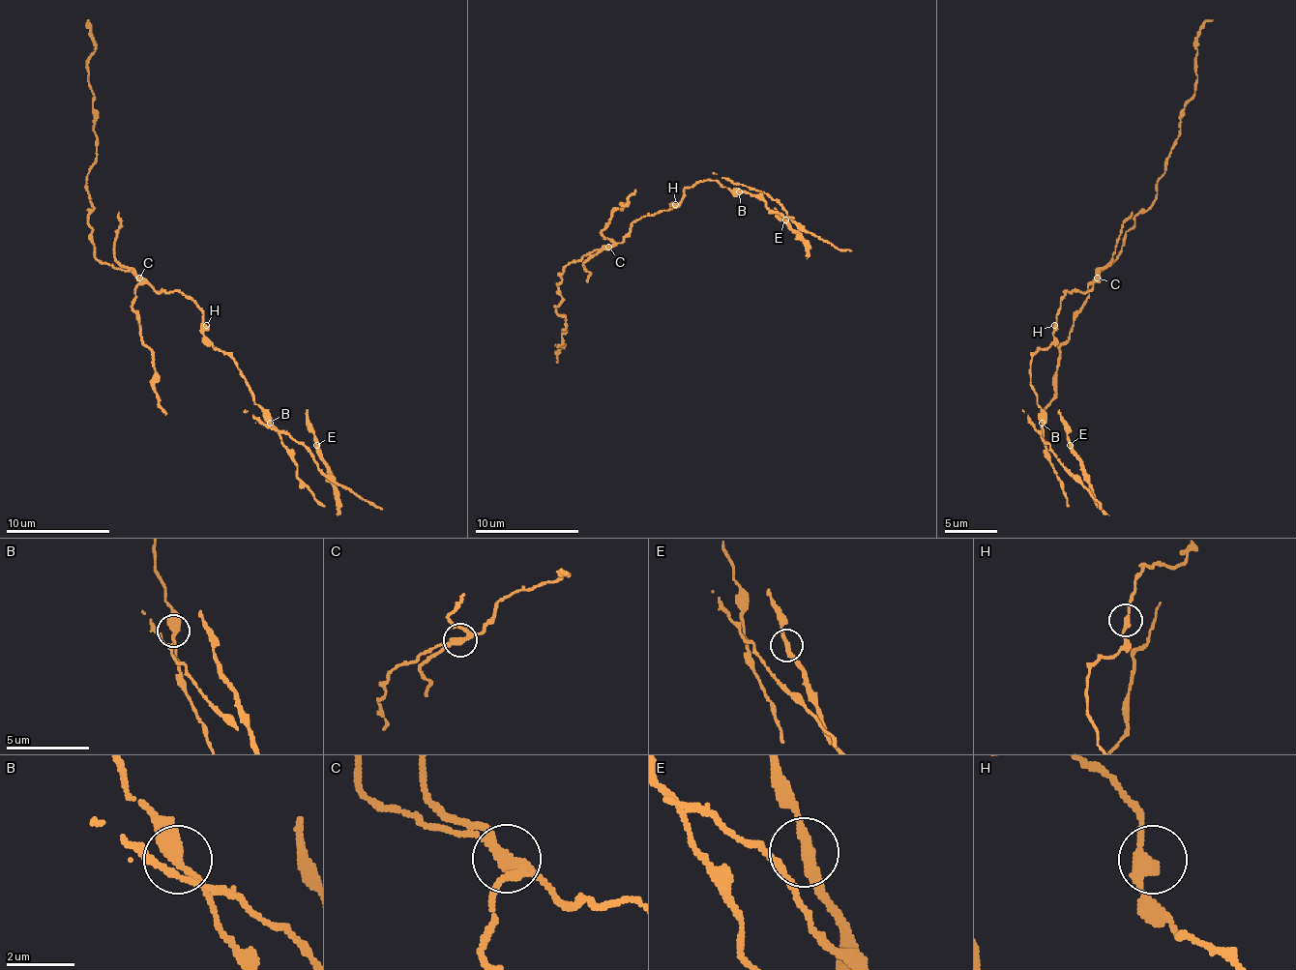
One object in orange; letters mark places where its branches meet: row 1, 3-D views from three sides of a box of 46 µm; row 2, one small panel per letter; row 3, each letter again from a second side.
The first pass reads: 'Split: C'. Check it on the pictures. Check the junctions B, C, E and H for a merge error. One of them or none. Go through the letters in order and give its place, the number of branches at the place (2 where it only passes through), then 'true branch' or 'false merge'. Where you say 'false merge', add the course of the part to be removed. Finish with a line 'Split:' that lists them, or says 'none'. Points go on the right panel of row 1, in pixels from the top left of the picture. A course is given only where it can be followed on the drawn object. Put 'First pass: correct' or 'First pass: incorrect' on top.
First pass: correct
B: place (1042, 423); branches 3; true branch
C: place (1097, 278); branches 3; false merge; course (1096, 279), (1088, 286), (1080, 312), (1060, 351), (1057, 394), (1039, 414)
E: place (1070, 445); branches 2; true branch
H: place (1054, 325); branches 2; true branch
Split: C

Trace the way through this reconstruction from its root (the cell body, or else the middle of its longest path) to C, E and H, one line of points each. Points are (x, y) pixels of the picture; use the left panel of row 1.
C: (162, 291), (157, 291), (138, 279)
E: (162, 291), (183, 291), (196, 305), (201, 334), (235, 362), (261, 411), (332, 477), (316, 445)
H: (162, 291), (183, 291), (196, 305), (206, 325)

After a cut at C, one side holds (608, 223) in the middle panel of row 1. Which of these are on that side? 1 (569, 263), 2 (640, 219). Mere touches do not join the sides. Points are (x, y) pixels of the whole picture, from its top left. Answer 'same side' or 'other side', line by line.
1: other side
2: other side

